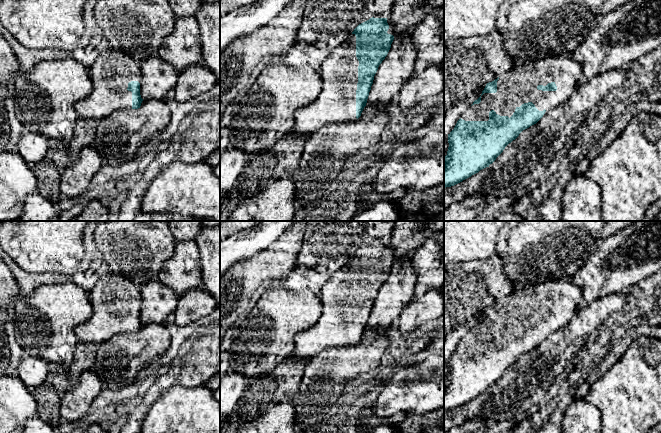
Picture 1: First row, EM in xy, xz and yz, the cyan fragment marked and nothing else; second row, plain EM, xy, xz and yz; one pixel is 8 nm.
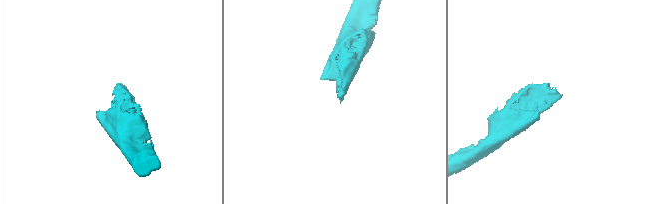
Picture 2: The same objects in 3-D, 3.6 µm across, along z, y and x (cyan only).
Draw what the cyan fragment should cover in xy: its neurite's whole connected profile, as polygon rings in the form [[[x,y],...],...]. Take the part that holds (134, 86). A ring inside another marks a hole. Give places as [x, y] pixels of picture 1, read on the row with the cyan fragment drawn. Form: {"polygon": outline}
{"polygon": [[[109,48],[98,56],[88,72],[92,91],[75,104],[78,117],[99,121],[115,111],[140,108],[141,64],[131,56]]]}

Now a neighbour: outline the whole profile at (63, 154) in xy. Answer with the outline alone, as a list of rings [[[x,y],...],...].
[[[78,117],[74,136],[70,141],[64,142],[49,139],[47,158],[59,170],[73,165],[78,160],[81,150],[87,146],[92,146],[96,136],[97,125],[97,120]]]

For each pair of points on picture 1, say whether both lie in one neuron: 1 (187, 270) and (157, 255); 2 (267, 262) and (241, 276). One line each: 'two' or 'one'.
1: two
2: one

